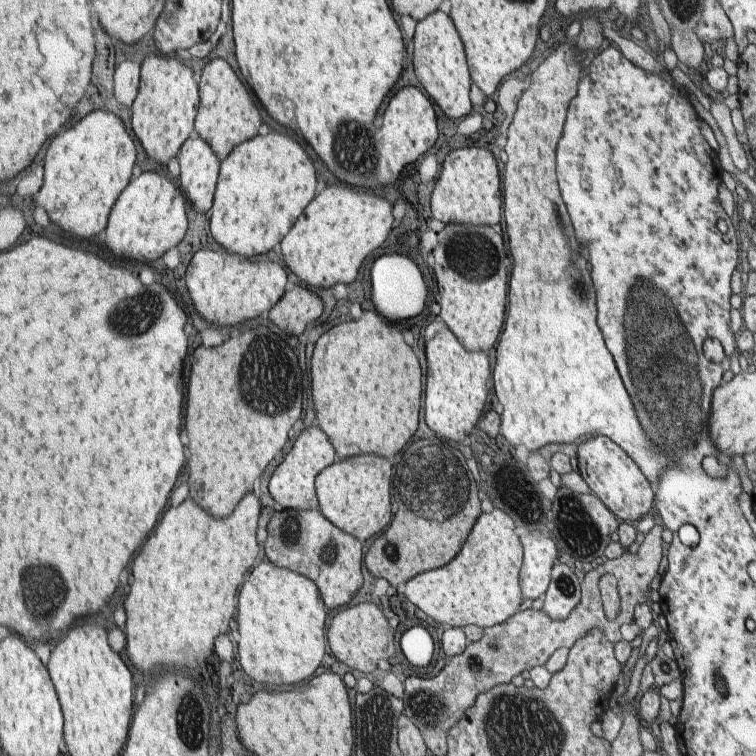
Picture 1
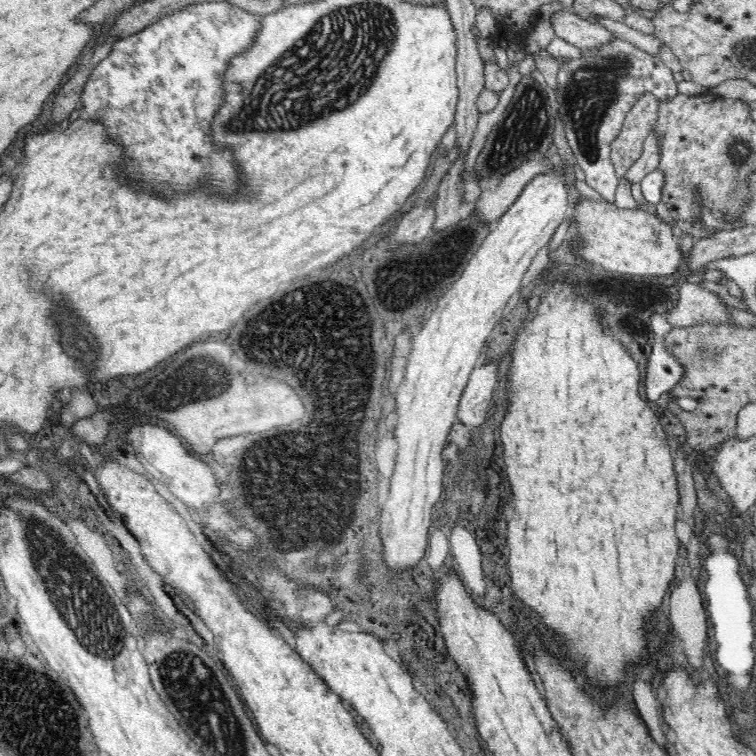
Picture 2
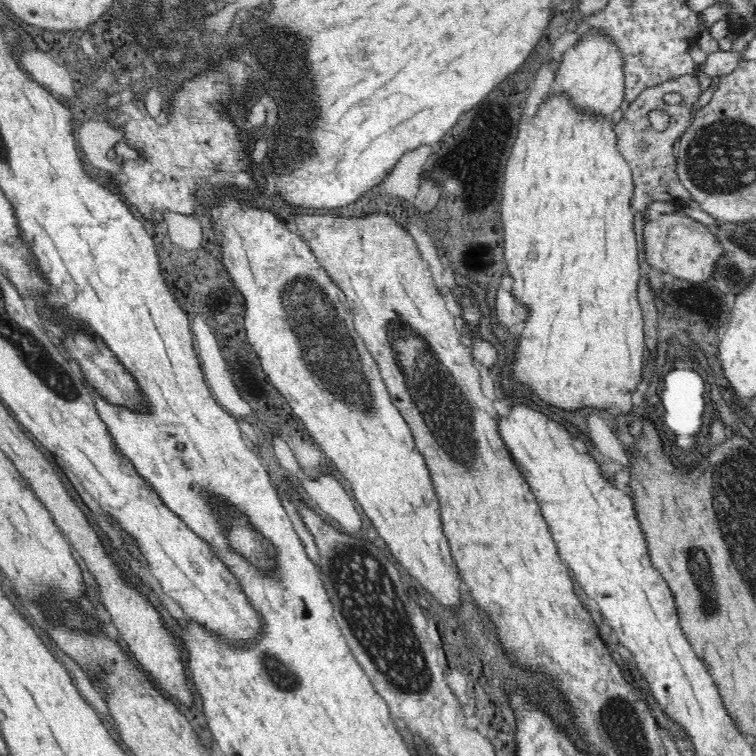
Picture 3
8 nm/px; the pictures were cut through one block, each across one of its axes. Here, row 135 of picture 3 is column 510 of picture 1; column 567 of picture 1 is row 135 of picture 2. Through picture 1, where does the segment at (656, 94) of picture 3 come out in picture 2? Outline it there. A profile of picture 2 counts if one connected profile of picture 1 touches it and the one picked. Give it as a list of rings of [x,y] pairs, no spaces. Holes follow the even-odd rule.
[[[642,94],[636,104],[626,112],[618,136],[613,140],[609,159],[617,177],[621,179],[630,166],[642,156],[646,137],[658,118],[659,102],[651,94]]]

